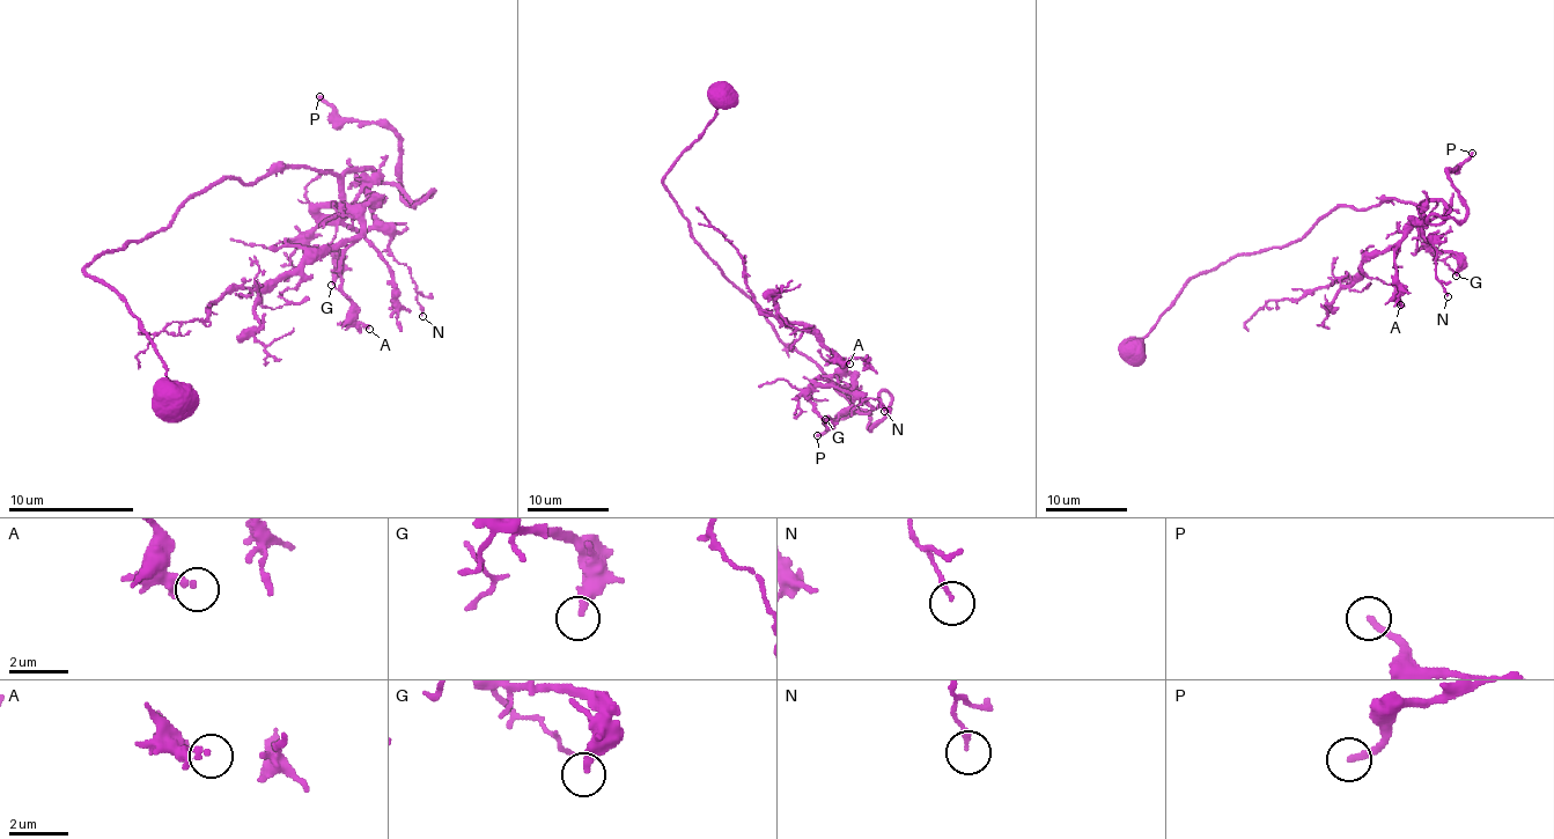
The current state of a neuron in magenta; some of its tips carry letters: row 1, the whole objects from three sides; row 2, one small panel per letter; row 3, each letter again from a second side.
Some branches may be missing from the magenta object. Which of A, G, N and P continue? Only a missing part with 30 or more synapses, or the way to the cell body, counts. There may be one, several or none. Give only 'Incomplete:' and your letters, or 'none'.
Incomplete: P

